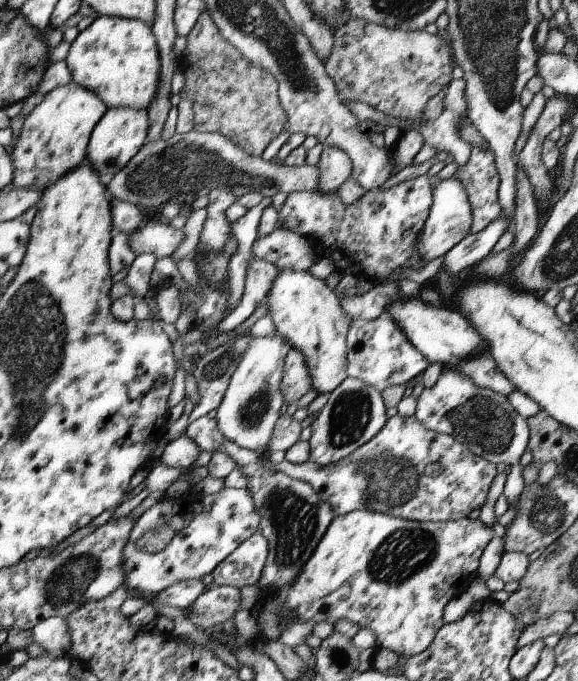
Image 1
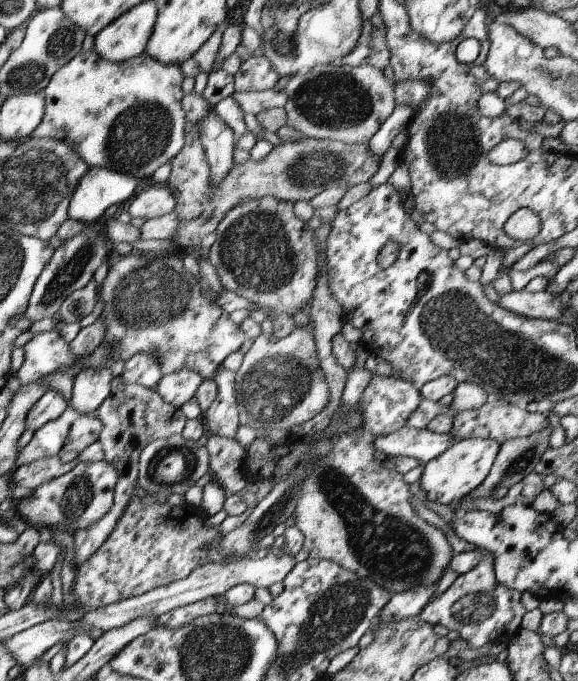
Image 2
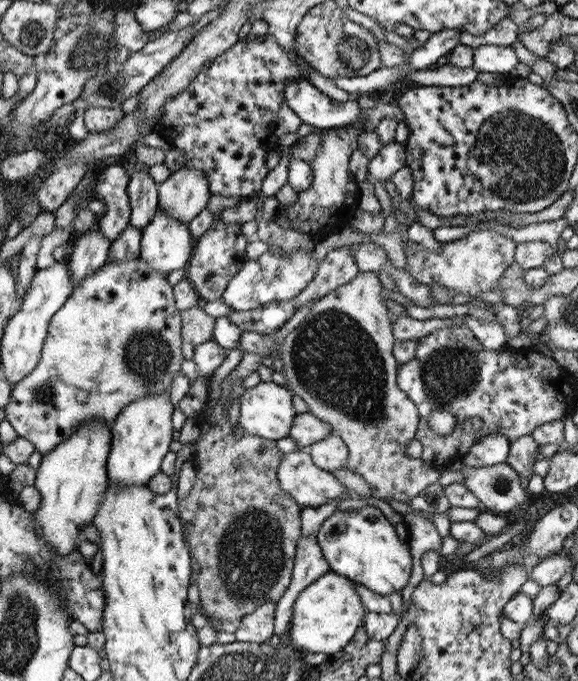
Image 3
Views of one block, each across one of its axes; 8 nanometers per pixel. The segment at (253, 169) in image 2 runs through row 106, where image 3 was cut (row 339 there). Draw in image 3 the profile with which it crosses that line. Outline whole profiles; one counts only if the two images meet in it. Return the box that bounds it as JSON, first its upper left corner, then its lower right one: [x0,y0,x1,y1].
[179,308,215,360]

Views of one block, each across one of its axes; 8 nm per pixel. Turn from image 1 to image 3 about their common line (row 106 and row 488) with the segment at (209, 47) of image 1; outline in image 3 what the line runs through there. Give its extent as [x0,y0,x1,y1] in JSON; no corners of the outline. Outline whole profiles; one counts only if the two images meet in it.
[177,352,301,624]

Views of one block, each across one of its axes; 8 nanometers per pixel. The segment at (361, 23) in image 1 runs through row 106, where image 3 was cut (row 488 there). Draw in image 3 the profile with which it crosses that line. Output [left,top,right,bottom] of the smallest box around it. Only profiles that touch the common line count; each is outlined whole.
[281,272,439,504]

